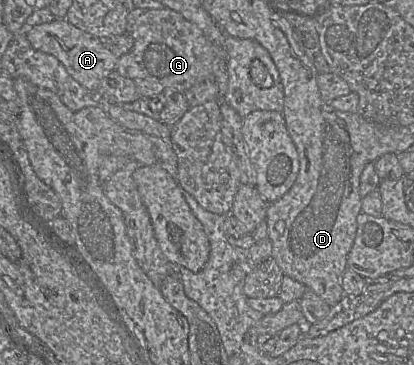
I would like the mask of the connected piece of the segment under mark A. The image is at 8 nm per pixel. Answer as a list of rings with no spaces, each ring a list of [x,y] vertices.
[[[66,19],[25,28],[23,32],[34,49],[56,57],[68,74],[89,91],[97,92],[104,77],[116,68],[118,58],[103,45],[100,38],[75,27]]]

